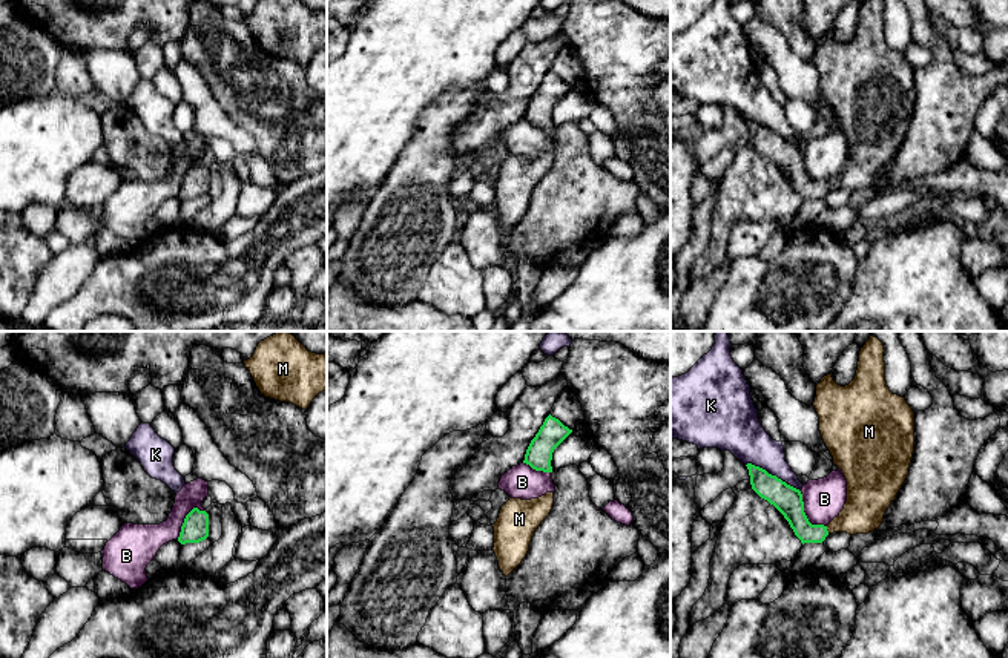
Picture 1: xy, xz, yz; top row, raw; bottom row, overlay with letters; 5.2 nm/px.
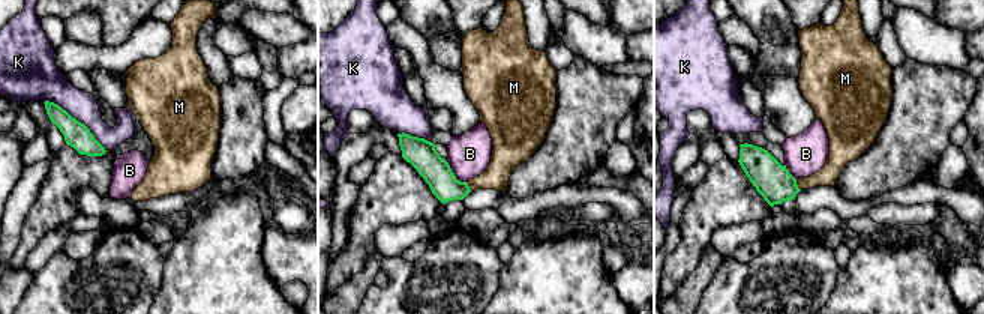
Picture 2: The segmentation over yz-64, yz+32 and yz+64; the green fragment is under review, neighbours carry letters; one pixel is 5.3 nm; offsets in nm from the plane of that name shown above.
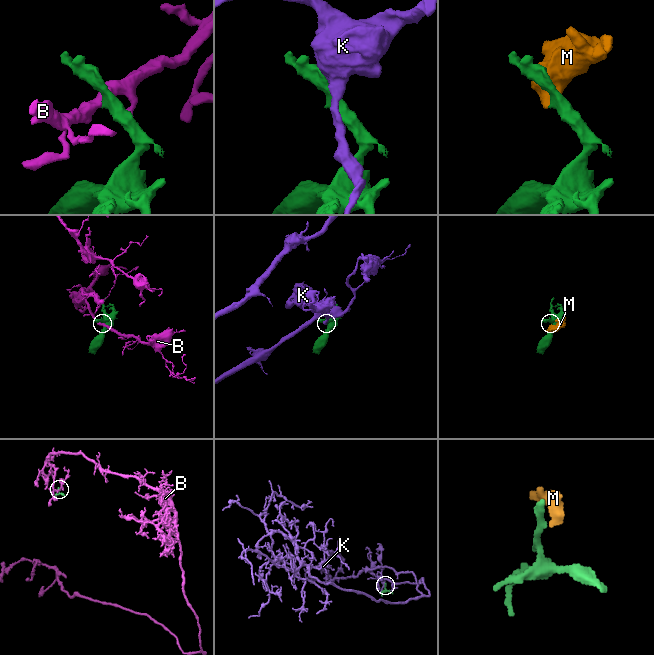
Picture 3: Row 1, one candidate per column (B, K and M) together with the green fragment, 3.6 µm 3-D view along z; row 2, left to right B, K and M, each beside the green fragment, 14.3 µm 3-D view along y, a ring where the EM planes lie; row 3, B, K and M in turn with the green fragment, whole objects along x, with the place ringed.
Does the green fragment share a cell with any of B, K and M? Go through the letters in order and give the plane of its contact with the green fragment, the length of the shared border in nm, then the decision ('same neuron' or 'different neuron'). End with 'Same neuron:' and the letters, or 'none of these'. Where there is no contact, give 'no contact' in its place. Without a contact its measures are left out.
B: yz | 240 nm | different neuron
K: yz | 320 nm | different neuron
M: yz | 40 nm | same neuron
Same neuron: M

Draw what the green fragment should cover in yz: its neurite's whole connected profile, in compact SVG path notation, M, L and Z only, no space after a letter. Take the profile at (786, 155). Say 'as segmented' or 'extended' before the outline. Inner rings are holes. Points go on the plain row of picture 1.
extended; M865 0L848 41L838 41L832 29L816 41L819 87L847 137L844 166L827 183L809 178L799 146L746 121L752 146L784 172L802 201L822 199L833 189L856 192L879 186L908 132L914 67L887 43L884 8L882 0Z

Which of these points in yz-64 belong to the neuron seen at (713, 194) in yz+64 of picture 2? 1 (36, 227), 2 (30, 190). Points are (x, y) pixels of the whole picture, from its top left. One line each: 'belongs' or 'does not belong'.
1: belongs
2: does not belong

